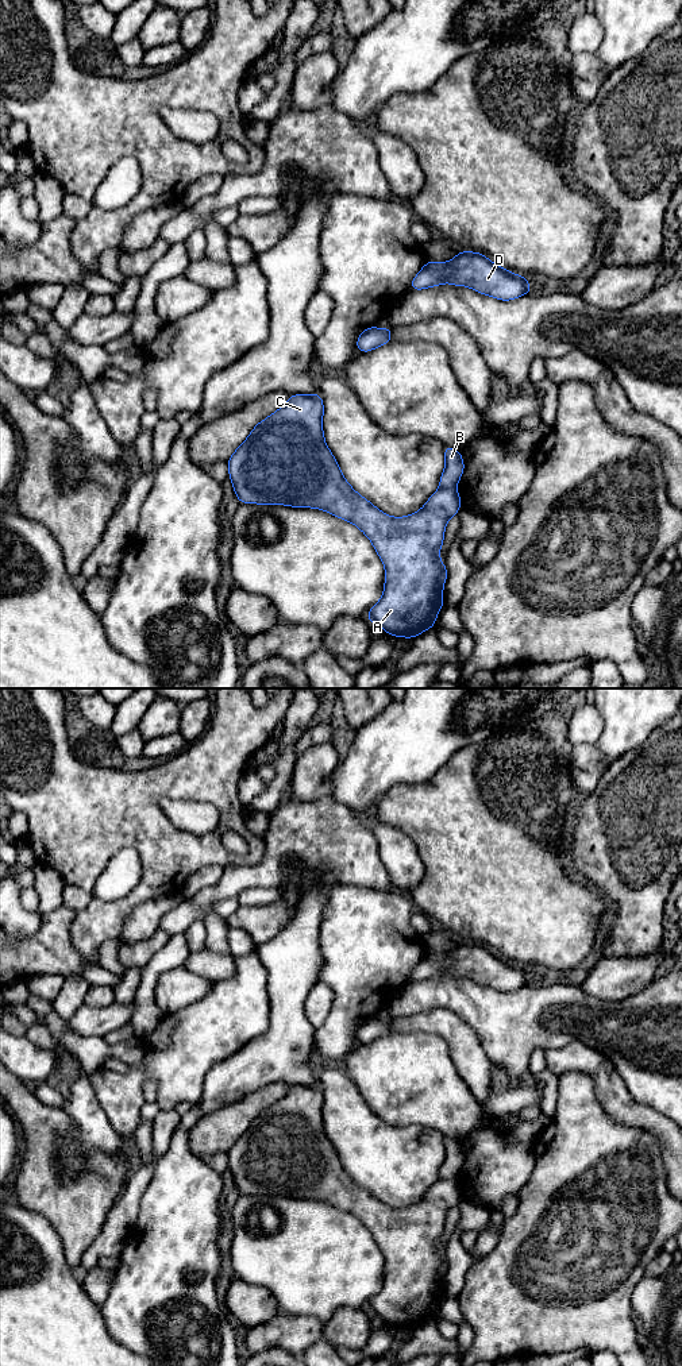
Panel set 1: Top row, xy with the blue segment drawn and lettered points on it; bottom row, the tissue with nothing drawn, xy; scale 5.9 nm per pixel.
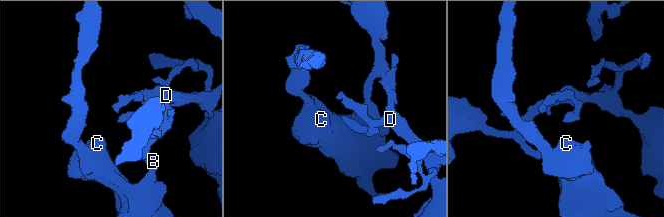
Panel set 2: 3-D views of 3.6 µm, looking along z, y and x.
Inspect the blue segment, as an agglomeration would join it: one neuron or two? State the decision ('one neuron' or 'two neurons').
two neurons

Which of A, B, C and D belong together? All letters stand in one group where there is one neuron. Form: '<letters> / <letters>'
A C / B D

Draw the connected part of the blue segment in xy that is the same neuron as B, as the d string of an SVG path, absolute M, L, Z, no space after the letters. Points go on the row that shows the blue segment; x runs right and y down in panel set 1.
M444 445L443 452L446 458L446 466L439 481L440 487L444 489L456 487L465 471L463 458L459 449L450 445Z

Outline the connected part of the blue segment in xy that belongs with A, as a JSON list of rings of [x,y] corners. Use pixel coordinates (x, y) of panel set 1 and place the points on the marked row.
[[[320,393],[292,394],[288,402],[258,422],[248,437],[235,449],[226,462],[230,481],[240,503],[285,505],[292,508],[312,508],[354,524],[371,541],[385,566],[385,589],[381,599],[367,611],[370,624],[384,628],[386,634],[415,638],[429,628],[436,628],[435,620],[444,606],[443,587],[448,571],[439,557],[444,541],[447,521],[456,516],[462,502],[456,487],[439,487],[416,513],[405,517],[392,517],[375,508],[358,494],[342,474],[339,464],[324,440],[323,432],[324,404]]]

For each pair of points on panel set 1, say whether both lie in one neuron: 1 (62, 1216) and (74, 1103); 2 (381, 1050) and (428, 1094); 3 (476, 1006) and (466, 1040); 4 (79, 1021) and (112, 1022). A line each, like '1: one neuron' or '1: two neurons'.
1: two neurons
2: one neuron
3: two neurons
4: one neuron

